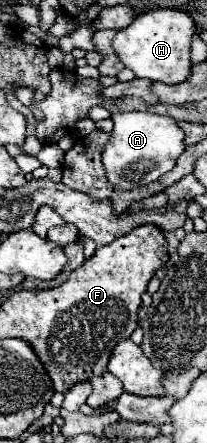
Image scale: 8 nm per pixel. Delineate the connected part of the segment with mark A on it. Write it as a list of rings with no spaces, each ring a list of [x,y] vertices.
[[[121,112],[113,114],[111,120],[115,122],[115,128],[103,148],[103,166],[109,182],[123,190],[133,190],[155,182],[165,172],[173,170],[177,158],[185,150],[183,130],[173,118],[155,116],[149,112]]]

